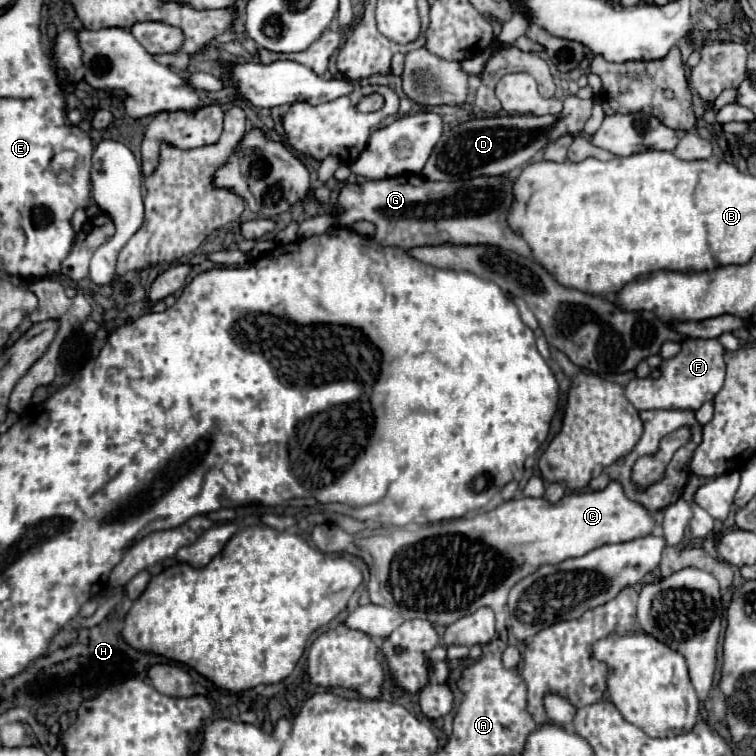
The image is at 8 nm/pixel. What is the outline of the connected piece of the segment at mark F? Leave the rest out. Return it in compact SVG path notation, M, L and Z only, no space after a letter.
M685 338L681 342L681 352L669 360L663 360L659 366L659 378L633 378L625 396L637 410L699 410L707 400L713 400L715 394L723 388L725 380L725 362L723 362L723 344L719 340L693 340Z

